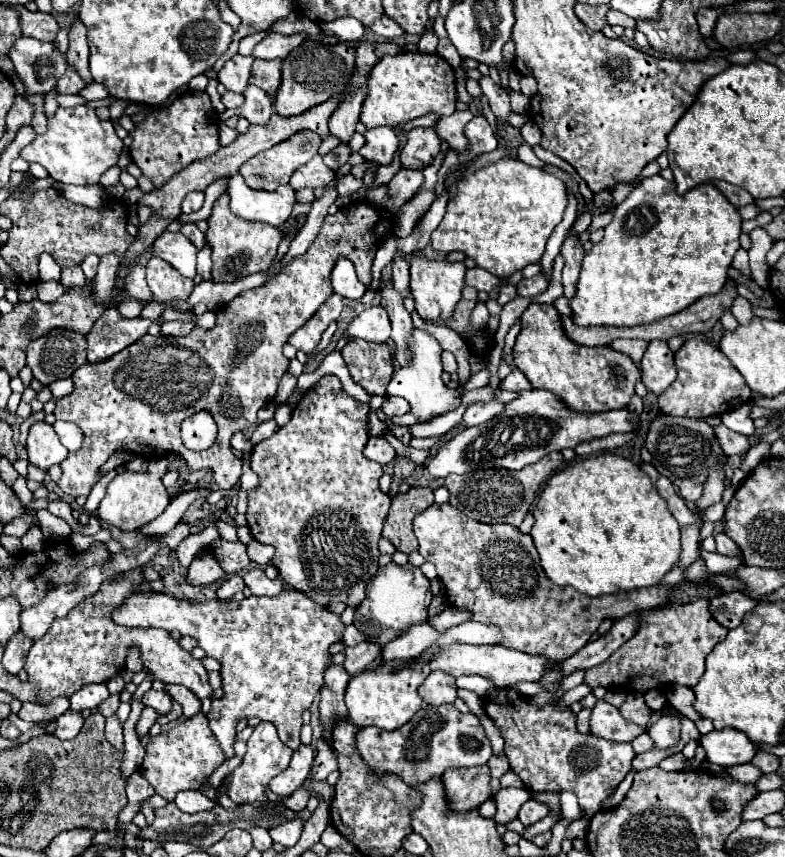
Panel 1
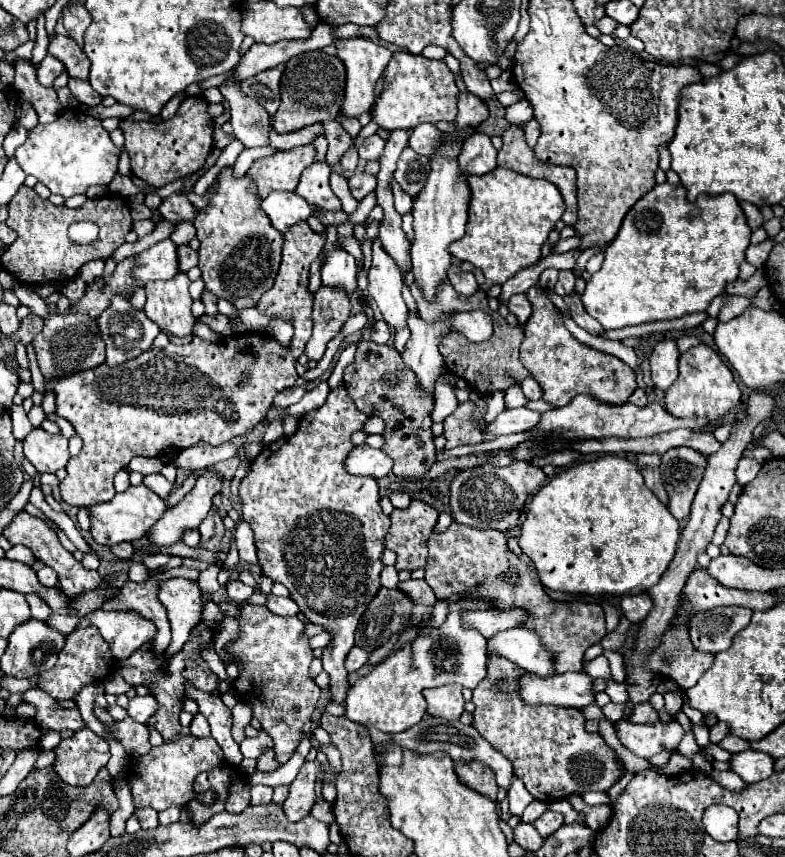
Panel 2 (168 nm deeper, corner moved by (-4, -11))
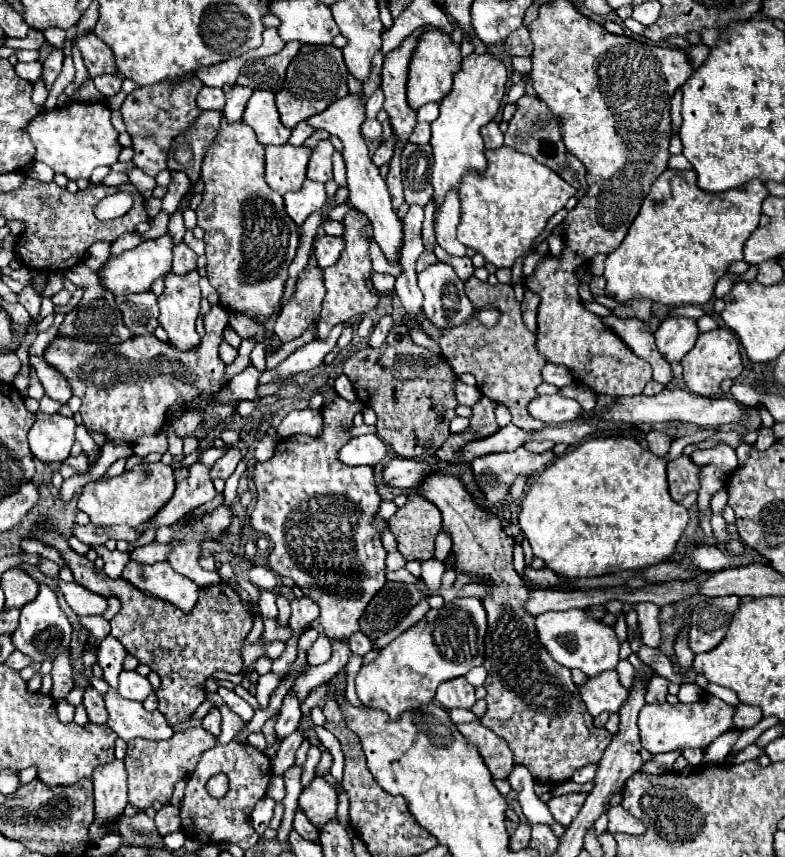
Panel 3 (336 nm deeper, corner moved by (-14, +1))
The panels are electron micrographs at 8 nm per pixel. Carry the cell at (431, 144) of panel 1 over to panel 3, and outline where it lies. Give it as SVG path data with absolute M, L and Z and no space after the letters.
M408 142L402 150L404 172L404 196L408 204L426 206L432 198L430 174L432 174L432 146L420 146Z

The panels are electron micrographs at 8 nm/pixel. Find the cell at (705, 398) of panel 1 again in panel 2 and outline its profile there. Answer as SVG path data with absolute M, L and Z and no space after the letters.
M698 344L680 356L680 374L666 390L666 410L678 418L698 416L716 422L740 404L740 396L742 392L722 358L710 346Z

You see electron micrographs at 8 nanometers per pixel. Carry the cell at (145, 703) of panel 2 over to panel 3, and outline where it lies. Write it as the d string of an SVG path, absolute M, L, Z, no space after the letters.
M122 672L120 674L120 686L118 686L118 692L122 698L128 698L128 700L138 700L138 702L144 702L152 692L152 684L148 682L148 678L136 674L136 672Z

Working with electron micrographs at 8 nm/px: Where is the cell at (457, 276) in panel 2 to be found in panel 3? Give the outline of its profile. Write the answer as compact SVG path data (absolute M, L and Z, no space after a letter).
M448 192L444 204L436 212L434 218L434 230L436 230L436 242L452 256L466 256L466 246L456 240L456 226L460 220L460 200L456 192Z

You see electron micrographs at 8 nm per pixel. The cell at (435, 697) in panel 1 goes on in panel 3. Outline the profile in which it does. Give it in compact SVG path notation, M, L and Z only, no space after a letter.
M452 678L436 690L434 696L444 708L472 708L476 702L474 686L466 678Z

